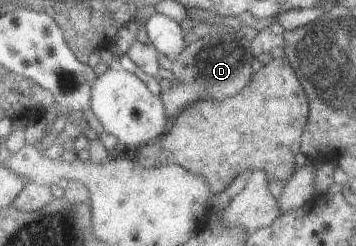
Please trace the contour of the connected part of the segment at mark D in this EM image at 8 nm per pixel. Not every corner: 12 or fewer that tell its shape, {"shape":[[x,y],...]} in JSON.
{"shape":[[205,34],[171,61],[158,94],[168,120],[252,77],[249,41]]}

